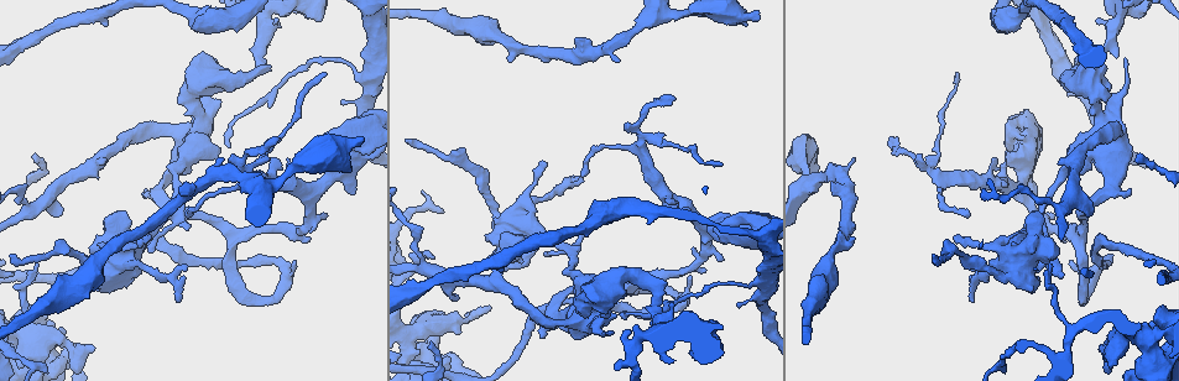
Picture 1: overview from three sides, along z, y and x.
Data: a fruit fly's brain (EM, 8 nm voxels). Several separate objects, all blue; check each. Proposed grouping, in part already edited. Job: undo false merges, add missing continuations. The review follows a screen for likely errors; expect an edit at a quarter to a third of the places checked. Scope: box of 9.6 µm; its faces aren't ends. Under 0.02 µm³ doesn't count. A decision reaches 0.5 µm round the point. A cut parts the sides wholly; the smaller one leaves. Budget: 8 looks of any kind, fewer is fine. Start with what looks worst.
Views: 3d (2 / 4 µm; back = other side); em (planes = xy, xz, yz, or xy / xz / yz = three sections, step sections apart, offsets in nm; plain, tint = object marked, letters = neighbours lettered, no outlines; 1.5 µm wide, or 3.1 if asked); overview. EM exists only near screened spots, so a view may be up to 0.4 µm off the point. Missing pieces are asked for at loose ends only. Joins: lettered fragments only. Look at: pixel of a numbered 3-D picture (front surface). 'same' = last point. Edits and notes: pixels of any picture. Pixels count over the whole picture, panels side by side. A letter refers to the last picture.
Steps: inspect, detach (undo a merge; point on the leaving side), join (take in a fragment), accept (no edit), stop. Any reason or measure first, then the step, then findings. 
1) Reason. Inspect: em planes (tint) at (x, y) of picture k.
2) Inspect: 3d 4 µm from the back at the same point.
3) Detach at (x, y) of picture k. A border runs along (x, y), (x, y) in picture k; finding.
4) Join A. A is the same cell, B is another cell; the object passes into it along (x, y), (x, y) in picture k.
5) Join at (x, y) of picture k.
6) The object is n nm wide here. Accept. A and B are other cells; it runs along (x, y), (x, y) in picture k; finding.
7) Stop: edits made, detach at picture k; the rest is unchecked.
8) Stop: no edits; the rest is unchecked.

End of a long branch. Inspect: 3d 4 µm at (955, 72) of picture 1.

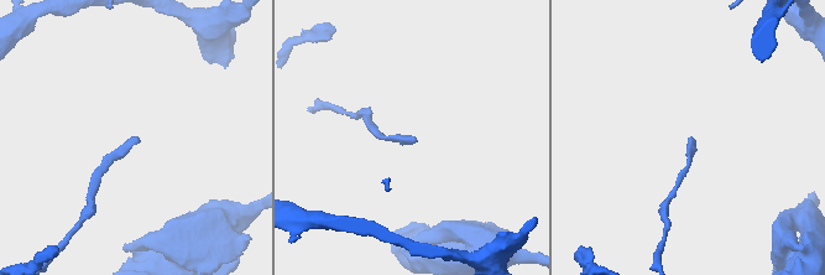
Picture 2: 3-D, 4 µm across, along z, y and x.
Shape alone is not enough. Inspect: em planes (letters) at (136, 139) of picture 2.

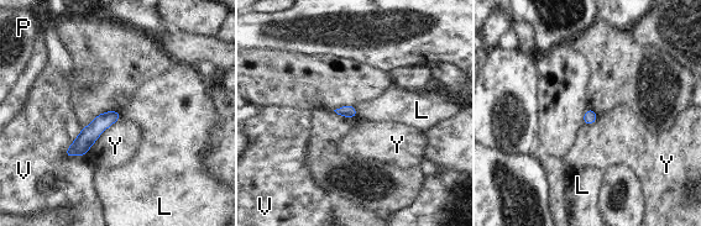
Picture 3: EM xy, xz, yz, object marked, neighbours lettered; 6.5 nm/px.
The object is 80 nm wide here; the longest contact is with Y, 340 nm. Accept. L, P, V and Y are other cells; none of them fits.

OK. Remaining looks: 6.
Branch stops here. Inspect: em planes (letters) at (201, 53) of picture 1.

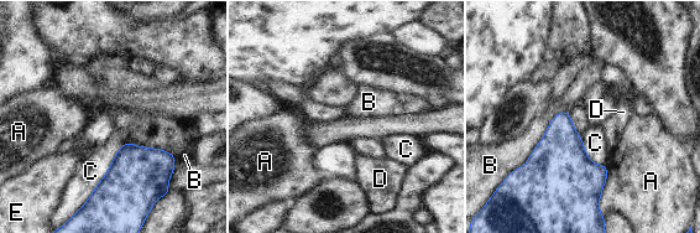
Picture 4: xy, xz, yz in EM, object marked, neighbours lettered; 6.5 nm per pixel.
The object is 240 nm wide here. Accept. A, B, C, D and E are other cells; a border runs along (605, 164), (606, 181), (600, 195) in picture 4; none of them fits.

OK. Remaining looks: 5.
Thin end. Inspect: 3d 4 µm at (582, 182) of picture 1.

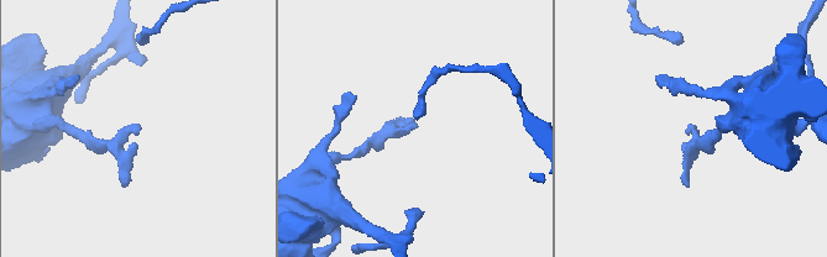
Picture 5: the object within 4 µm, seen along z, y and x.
Inspect: em planes (letters) at (693, 127) of picture 5.

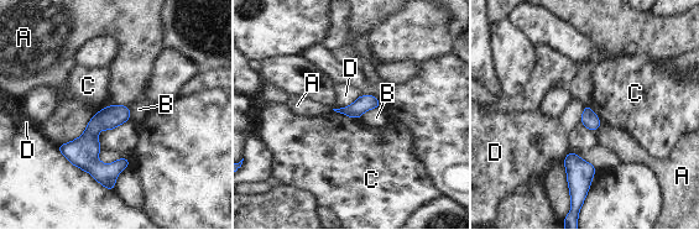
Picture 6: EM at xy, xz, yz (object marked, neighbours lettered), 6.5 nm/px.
The longest contact is with A, 340 nm. Accept. A, B, C and D are other cells; a border runs along (333, 109), (358, 119) in picture 6; none of them fits.

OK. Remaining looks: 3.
Stop: no edits; the rest is unchecked.

